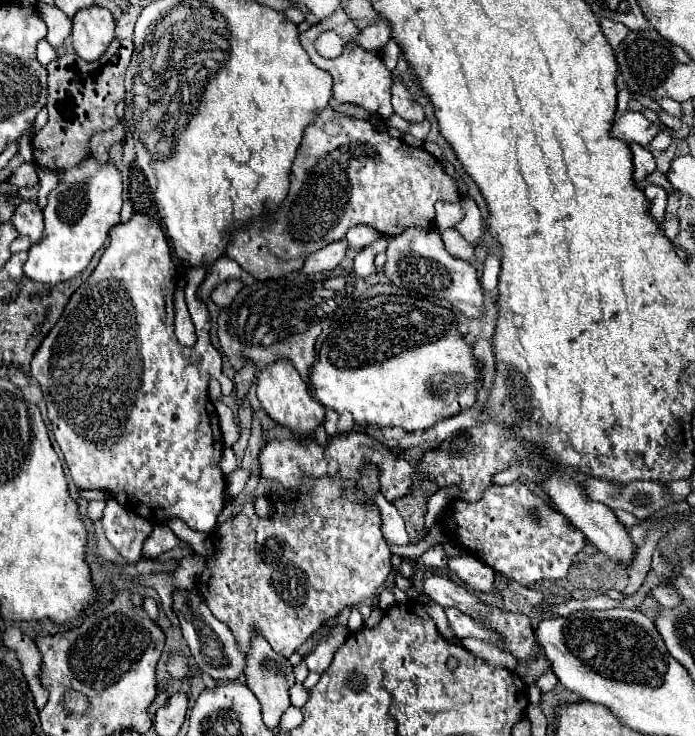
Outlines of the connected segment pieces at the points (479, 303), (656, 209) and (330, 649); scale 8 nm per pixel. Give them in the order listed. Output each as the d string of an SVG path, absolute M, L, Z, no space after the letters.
M408 228L406 232L388 238L388 250L386 250L386 264L382 268L384 276L388 276L398 288L416 290L426 296L436 296L446 302L450 302L458 312L462 312L466 318L482 318L486 314L484 300L482 300L482 288L478 282L476 268L470 262L452 258L440 240L440 234L436 228L432 230L418 230Z
M646 186L644 190L648 204L650 204L650 216L656 222L664 220L664 210L666 210L666 192L660 186Z
M334 628L332 636L330 636L328 640L320 642L320 644L314 648L314 652L306 656L306 660L304 660L304 662L306 662L308 670L322 674L322 672L328 668L328 664L332 662L334 652L340 648L340 644L346 640L346 636L348 636L348 634L350 634L350 632L348 632L348 628Z

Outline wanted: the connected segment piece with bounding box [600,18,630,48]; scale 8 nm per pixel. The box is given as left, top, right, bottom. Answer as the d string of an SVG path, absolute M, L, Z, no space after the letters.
M604 18L604 20L600 22L600 26L602 26L602 32L604 32L604 36L608 38L608 42L610 42L612 48L618 48L618 46L622 44L624 36L628 36L628 32L630 32L624 24L614 22L614 20L608 20L608 18Z

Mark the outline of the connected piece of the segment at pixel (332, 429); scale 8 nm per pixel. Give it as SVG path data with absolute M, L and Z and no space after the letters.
M325 409L324 428L329 436L336 434L339 415L332 410Z

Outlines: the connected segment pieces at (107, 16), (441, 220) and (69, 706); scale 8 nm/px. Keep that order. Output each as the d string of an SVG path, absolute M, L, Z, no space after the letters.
M100 6L84 8L72 22L72 44L76 54L88 62L98 60L114 38L114 18L110 10Z
M438 202L436 204L436 226L438 228L452 228L464 218L462 204L450 204L450 202Z
M66 690L64 692L64 708L68 710L68 714L84 716L90 708L90 700L88 700L88 696L84 696L76 690Z

